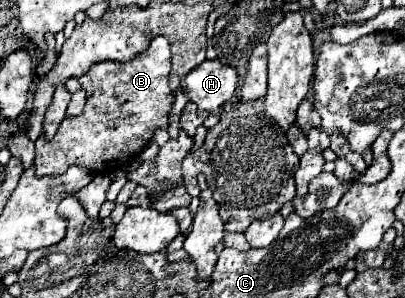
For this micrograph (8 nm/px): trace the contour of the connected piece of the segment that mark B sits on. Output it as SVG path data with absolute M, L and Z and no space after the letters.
M155 37L143 53L127 63L101 61L79 77L87 91L87 103L79 117L65 117L51 141L35 143L35 171L39 177L63 175L71 165L91 171L105 171L113 163L121 163L151 141L157 127L167 129L174 94L167 85L171 69L171 51L165 37Z

